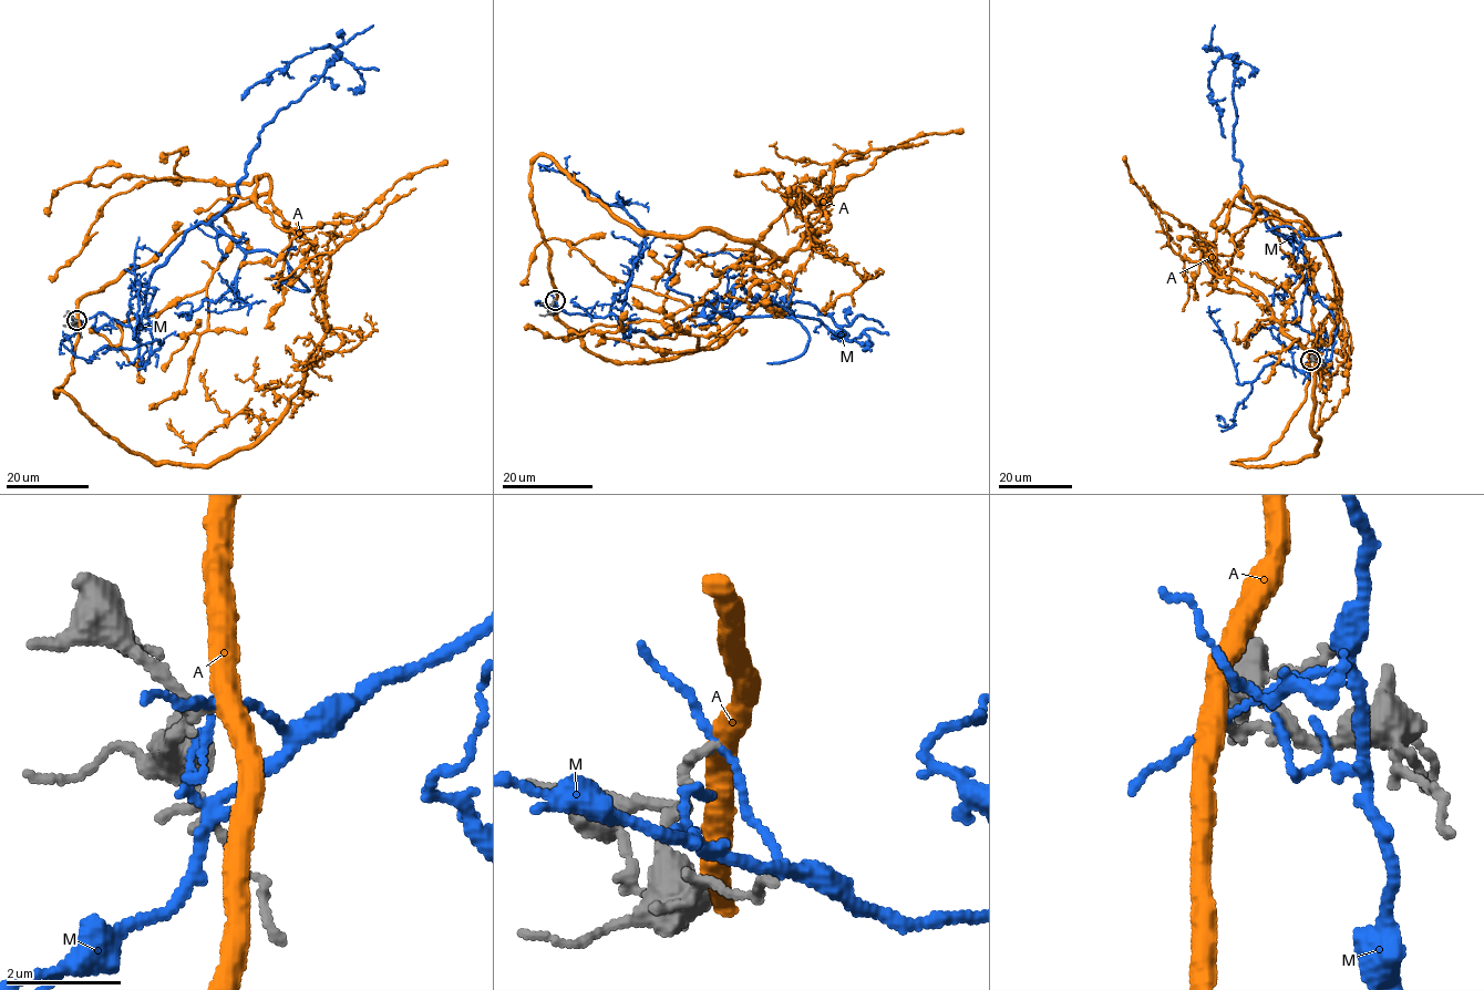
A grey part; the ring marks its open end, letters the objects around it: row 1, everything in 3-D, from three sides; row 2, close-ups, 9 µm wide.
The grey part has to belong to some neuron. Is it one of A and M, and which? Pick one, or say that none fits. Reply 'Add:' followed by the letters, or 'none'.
Add: none

